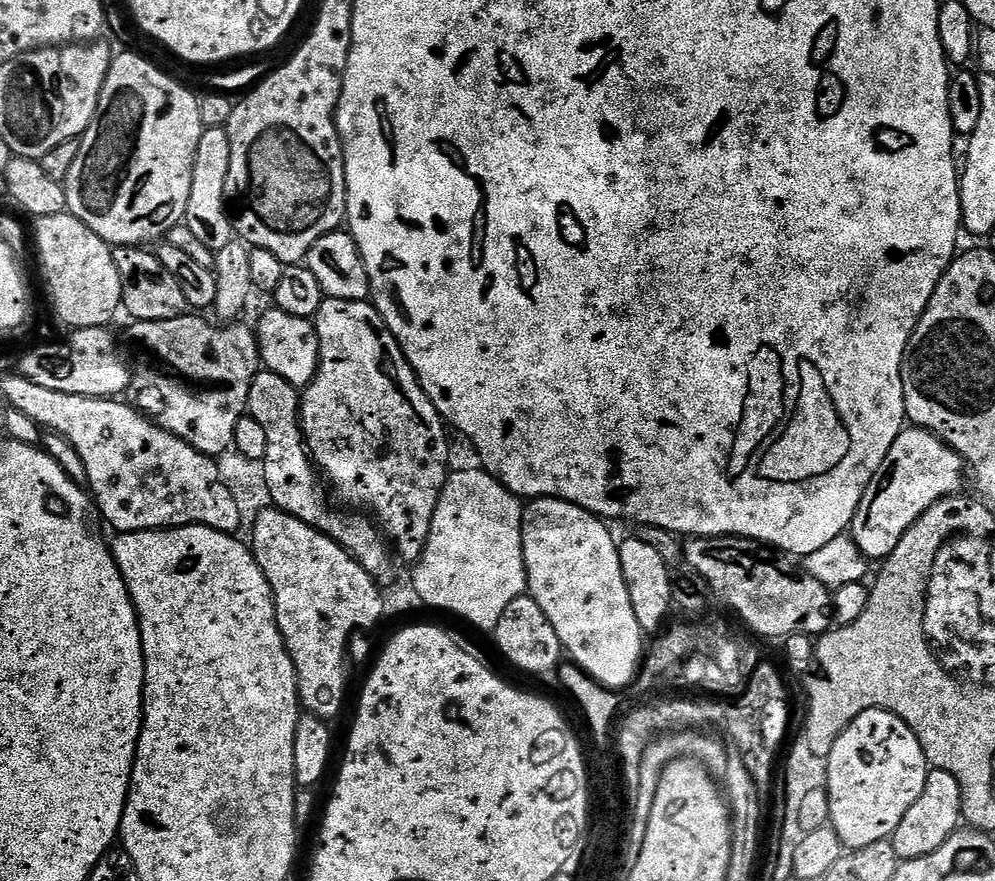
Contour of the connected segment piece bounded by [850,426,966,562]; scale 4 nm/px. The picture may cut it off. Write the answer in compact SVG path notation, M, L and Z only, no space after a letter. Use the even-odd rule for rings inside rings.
M905 427L898 438L894 438L890 454L886 454L882 466L874 474L852 519L850 535L858 550L862 550L869 561L887 560L910 526L914 526L914 522L918 522L918 518L926 514L930 506L961 491L964 472L966 476L964 459L949 444L925 428Z

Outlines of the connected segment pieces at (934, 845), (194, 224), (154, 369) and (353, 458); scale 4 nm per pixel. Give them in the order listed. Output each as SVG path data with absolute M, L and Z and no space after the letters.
M932 768L926 778L926 786L922 794L918 794L918 802L906 810L902 822L892 831L891 841L894 854L900 861L922 858L933 854L962 824L962 790L954 778L954 774L946 774L946 770Z
M227 127L205 128L198 142L198 154L192 167L192 185L190 202L184 215L188 228L198 237L213 254L222 250L226 242L234 238L232 218L228 215L228 206L224 199L226 174L230 170L230 138Z
M185 314L165 320L138 320L129 330L136 365L131 365L132 383L128 385L127 399L152 423L162 430L185 440L194 450L213 458L220 458L234 445L234 430L246 415L250 386L261 371L260 341L244 322L228 322L221 326L203 320L200 314Z
M324 299L322 306L316 311L314 317L318 342L320 343L320 365L312 383L302 392L300 406L300 422L304 429L306 447L312 457L313 464L322 473L323 479L330 485L331 491L341 496L348 504L353 504L353 509L363 510L371 519L375 520L384 539L394 549L395 555L401 561L419 560L422 550L426 546L426 538L430 534L430 522L434 522L434 510L438 506L438 498L446 486L450 475L448 468L448 440L444 437L446 421L440 412L432 405L430 398L422 390L420 379L416 372L408 365L408 359L402 354L394 334L386 326L386 322L380 317L380 311L376 305L368 300L329 300Z

